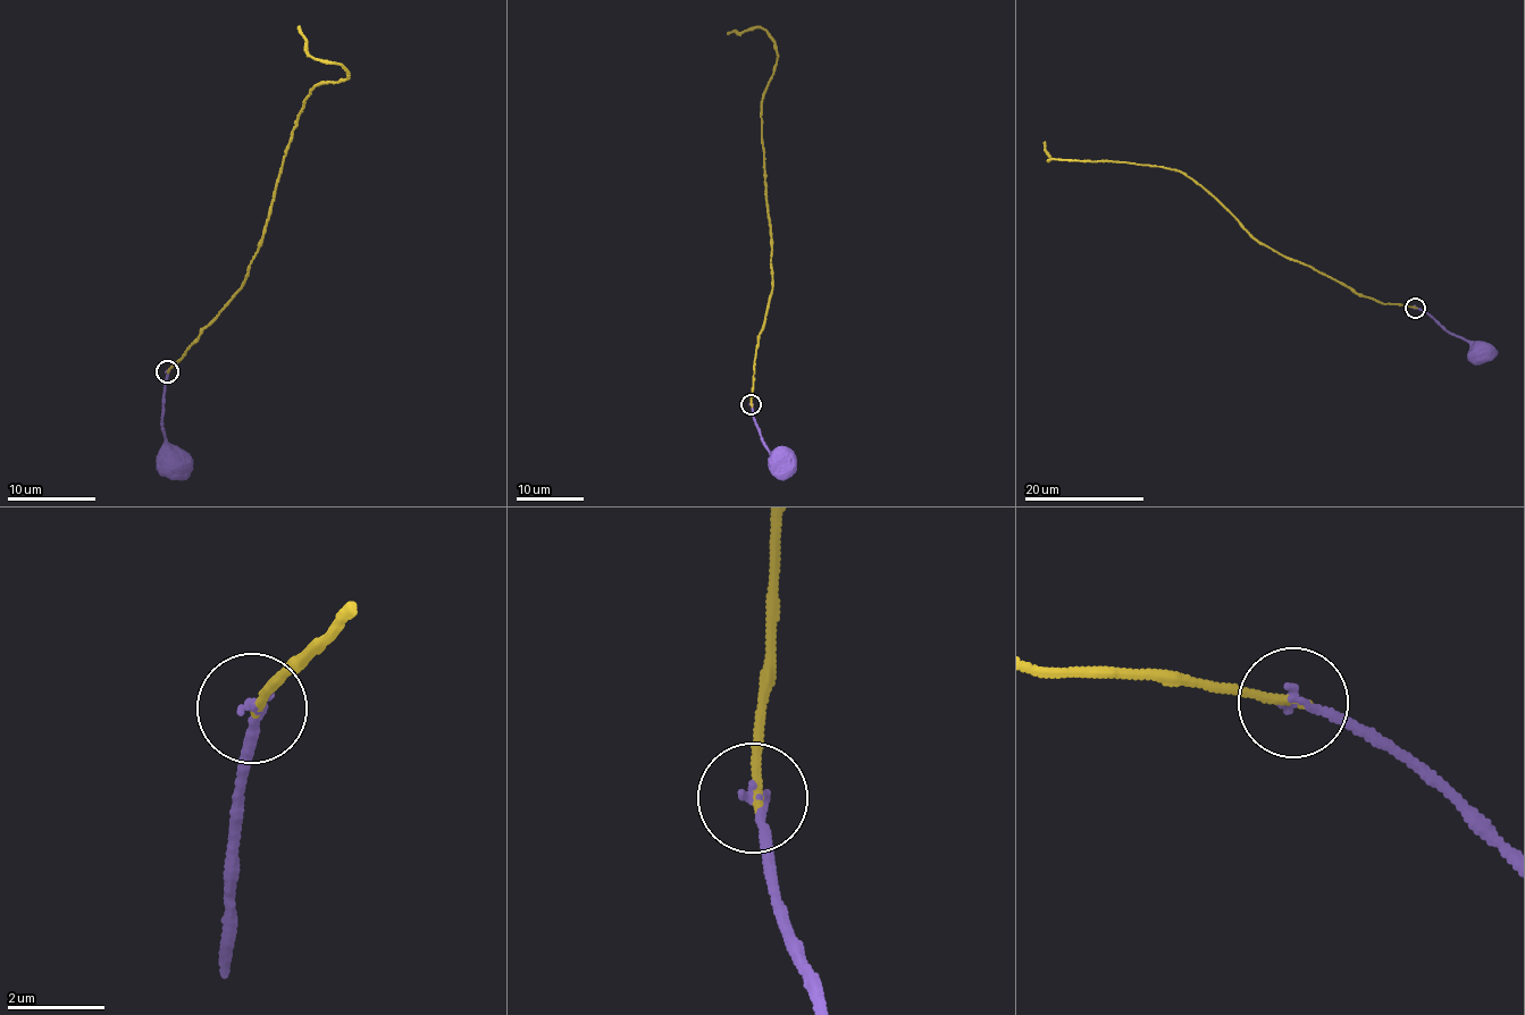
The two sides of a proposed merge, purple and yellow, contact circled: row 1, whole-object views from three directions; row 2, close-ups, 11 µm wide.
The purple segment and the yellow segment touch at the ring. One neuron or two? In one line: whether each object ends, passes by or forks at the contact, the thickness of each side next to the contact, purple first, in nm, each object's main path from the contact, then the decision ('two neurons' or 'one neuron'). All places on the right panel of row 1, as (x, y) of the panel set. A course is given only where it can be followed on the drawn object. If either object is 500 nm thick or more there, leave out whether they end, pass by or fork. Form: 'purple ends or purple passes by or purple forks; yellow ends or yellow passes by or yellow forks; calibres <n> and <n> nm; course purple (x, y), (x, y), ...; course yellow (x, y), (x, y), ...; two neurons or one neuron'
purple ends; yellow ends; calibres 190 and 190 nm; course purple (1415, 308), (1425, 311), (1447, 330), (1479, 349); course yellow (1415, 308), (1359, 295), (1259, 244), (1215, 199), (1180, 172), (1099, 160), (1047, 161), (1044, 142); one neuron

